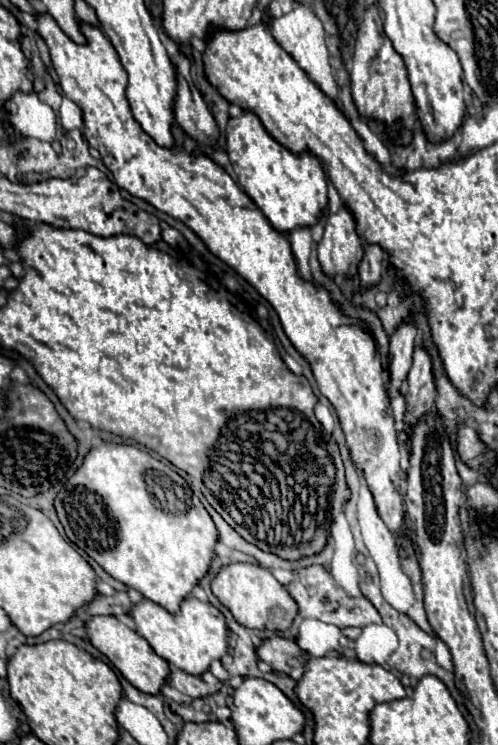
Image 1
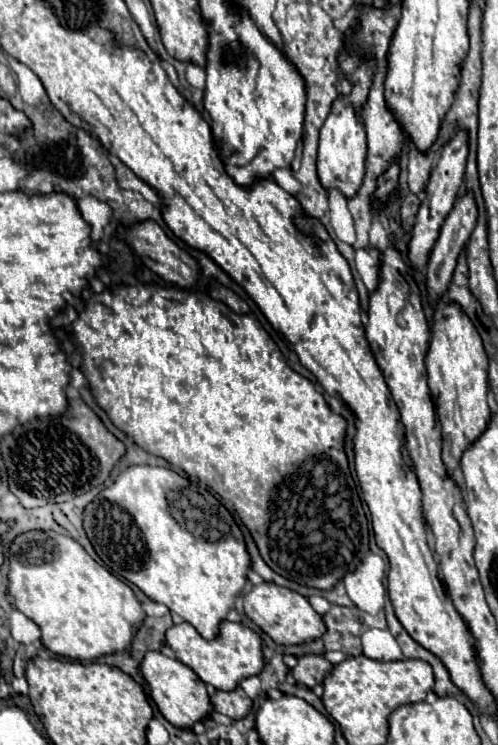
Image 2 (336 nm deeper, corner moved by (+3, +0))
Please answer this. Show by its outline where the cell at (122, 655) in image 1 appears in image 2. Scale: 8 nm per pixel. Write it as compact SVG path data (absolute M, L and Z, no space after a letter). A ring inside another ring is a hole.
M147 652L141 666L139 666L141 676L151 688L151 698L157 704L159 712L179 728L191 728L195 722L207 718L211 714L211 702L209 694L205 688L205 682L185 664L181 664L175 658L169 658L161 652Z

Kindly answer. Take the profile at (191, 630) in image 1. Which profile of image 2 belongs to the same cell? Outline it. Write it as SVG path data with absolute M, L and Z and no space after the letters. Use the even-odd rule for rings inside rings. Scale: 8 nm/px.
M223 620L219 626L219 634L215 640L205 640L191 624L181 622L173 624L167 632L167 646L175 652L175 656L189 666L205 684L215 686L217 690L233 690L239 680L247 676L255 676L263 670L265 660L261 656L261 638L241 622Z

